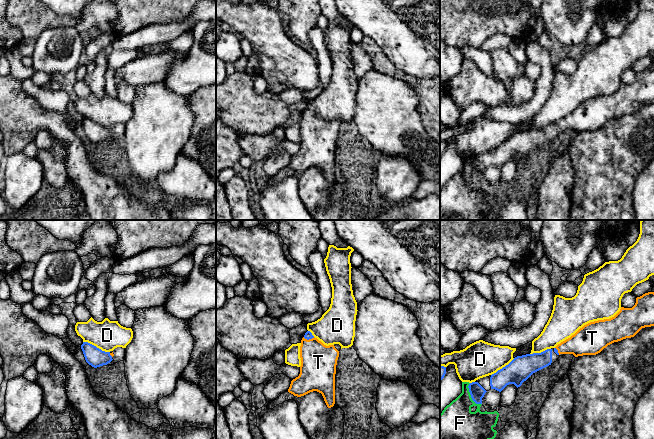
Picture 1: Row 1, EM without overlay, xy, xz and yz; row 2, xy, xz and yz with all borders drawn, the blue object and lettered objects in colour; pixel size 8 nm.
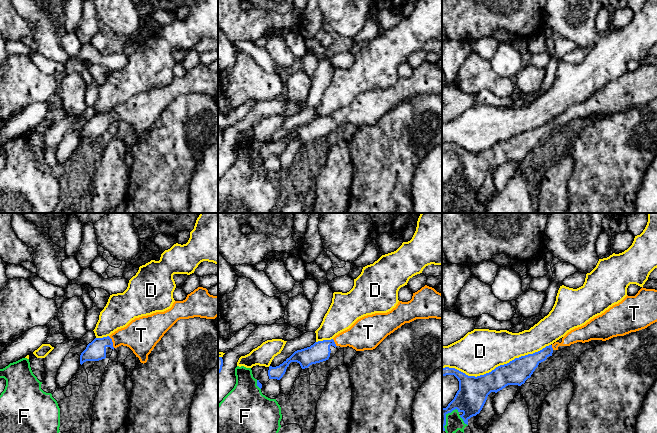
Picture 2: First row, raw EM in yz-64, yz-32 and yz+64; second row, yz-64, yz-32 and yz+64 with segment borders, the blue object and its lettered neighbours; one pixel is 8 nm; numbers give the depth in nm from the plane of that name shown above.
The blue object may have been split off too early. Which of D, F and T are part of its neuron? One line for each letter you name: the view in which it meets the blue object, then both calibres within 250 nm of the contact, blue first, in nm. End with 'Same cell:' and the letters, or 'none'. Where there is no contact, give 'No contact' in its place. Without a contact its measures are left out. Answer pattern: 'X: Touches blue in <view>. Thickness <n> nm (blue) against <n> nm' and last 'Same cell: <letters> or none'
T: Touches blue in xz. Thickness 70 nm (blue) against 280 nm
Same cell: T

